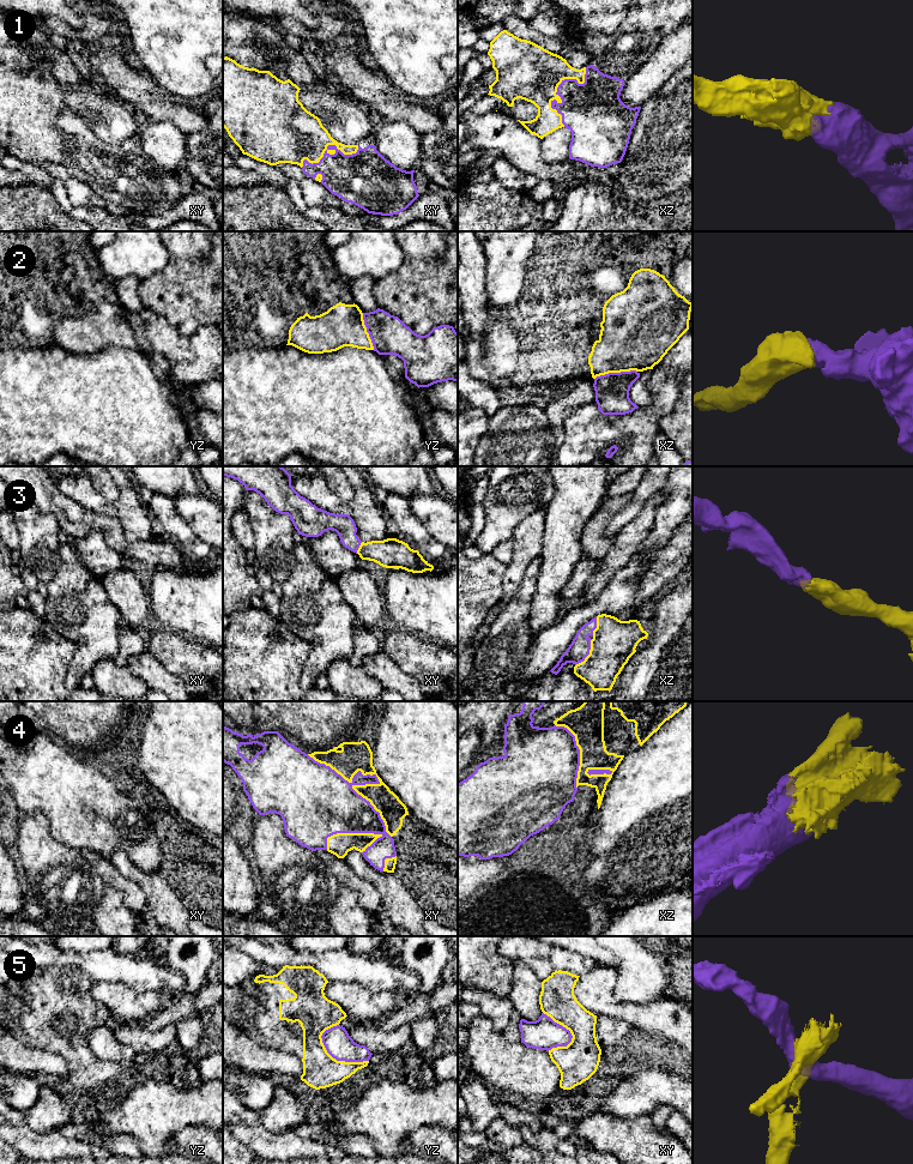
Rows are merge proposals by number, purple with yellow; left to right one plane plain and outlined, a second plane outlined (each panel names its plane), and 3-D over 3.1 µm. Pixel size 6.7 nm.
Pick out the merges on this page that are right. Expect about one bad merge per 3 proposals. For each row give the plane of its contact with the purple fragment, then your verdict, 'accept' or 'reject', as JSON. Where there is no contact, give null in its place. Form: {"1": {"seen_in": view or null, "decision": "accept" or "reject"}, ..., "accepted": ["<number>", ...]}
{"1": {"seen_in": "xz", "decision": "accept"}, "2": {"seen_in": "xz", "decision": "accept"}, "3": {"seen_in": "xz", "decision": "accept"}, "4": {"seen_in": "xy", "decision": "accept"}, "5": {"seen_in": "yz", "decision": "reject"}, "accepted": ["1", "2", "3", "4"]}

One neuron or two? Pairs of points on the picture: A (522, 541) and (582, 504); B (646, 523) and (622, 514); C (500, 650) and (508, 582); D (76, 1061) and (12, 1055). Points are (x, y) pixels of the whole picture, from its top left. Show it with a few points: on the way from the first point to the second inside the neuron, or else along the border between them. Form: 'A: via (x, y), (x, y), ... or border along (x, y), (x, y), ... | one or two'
A: border along (545, 508), (544, 537), (539, 556) | two
B: border along (652, 496), (614, 536) | two
C: border along (521, 579), (518, 589), (490, 627) | two
D: border along (67, 1060), (67, 1074), (65, 1077) | two

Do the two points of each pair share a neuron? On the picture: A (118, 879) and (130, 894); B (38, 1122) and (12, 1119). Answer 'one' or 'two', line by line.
A: one
B: one

